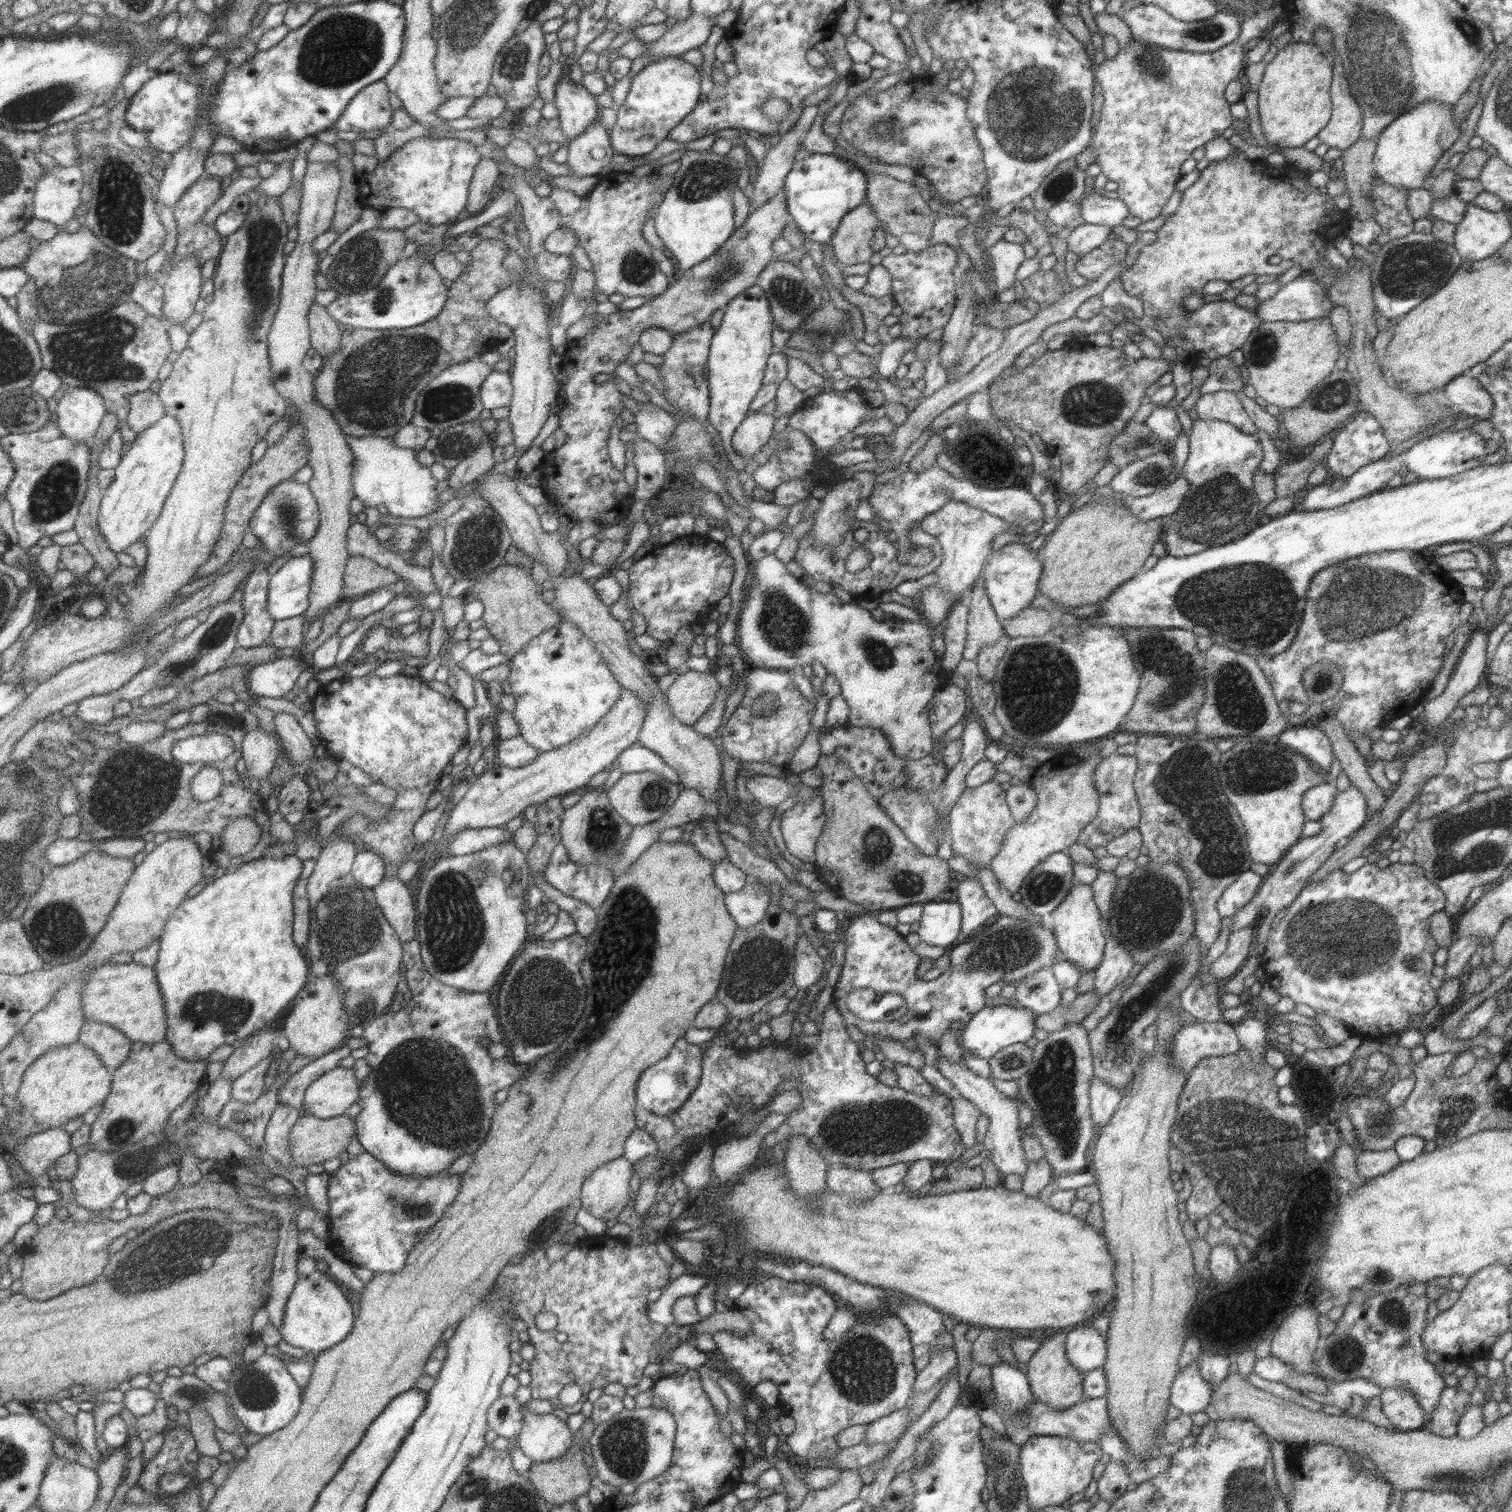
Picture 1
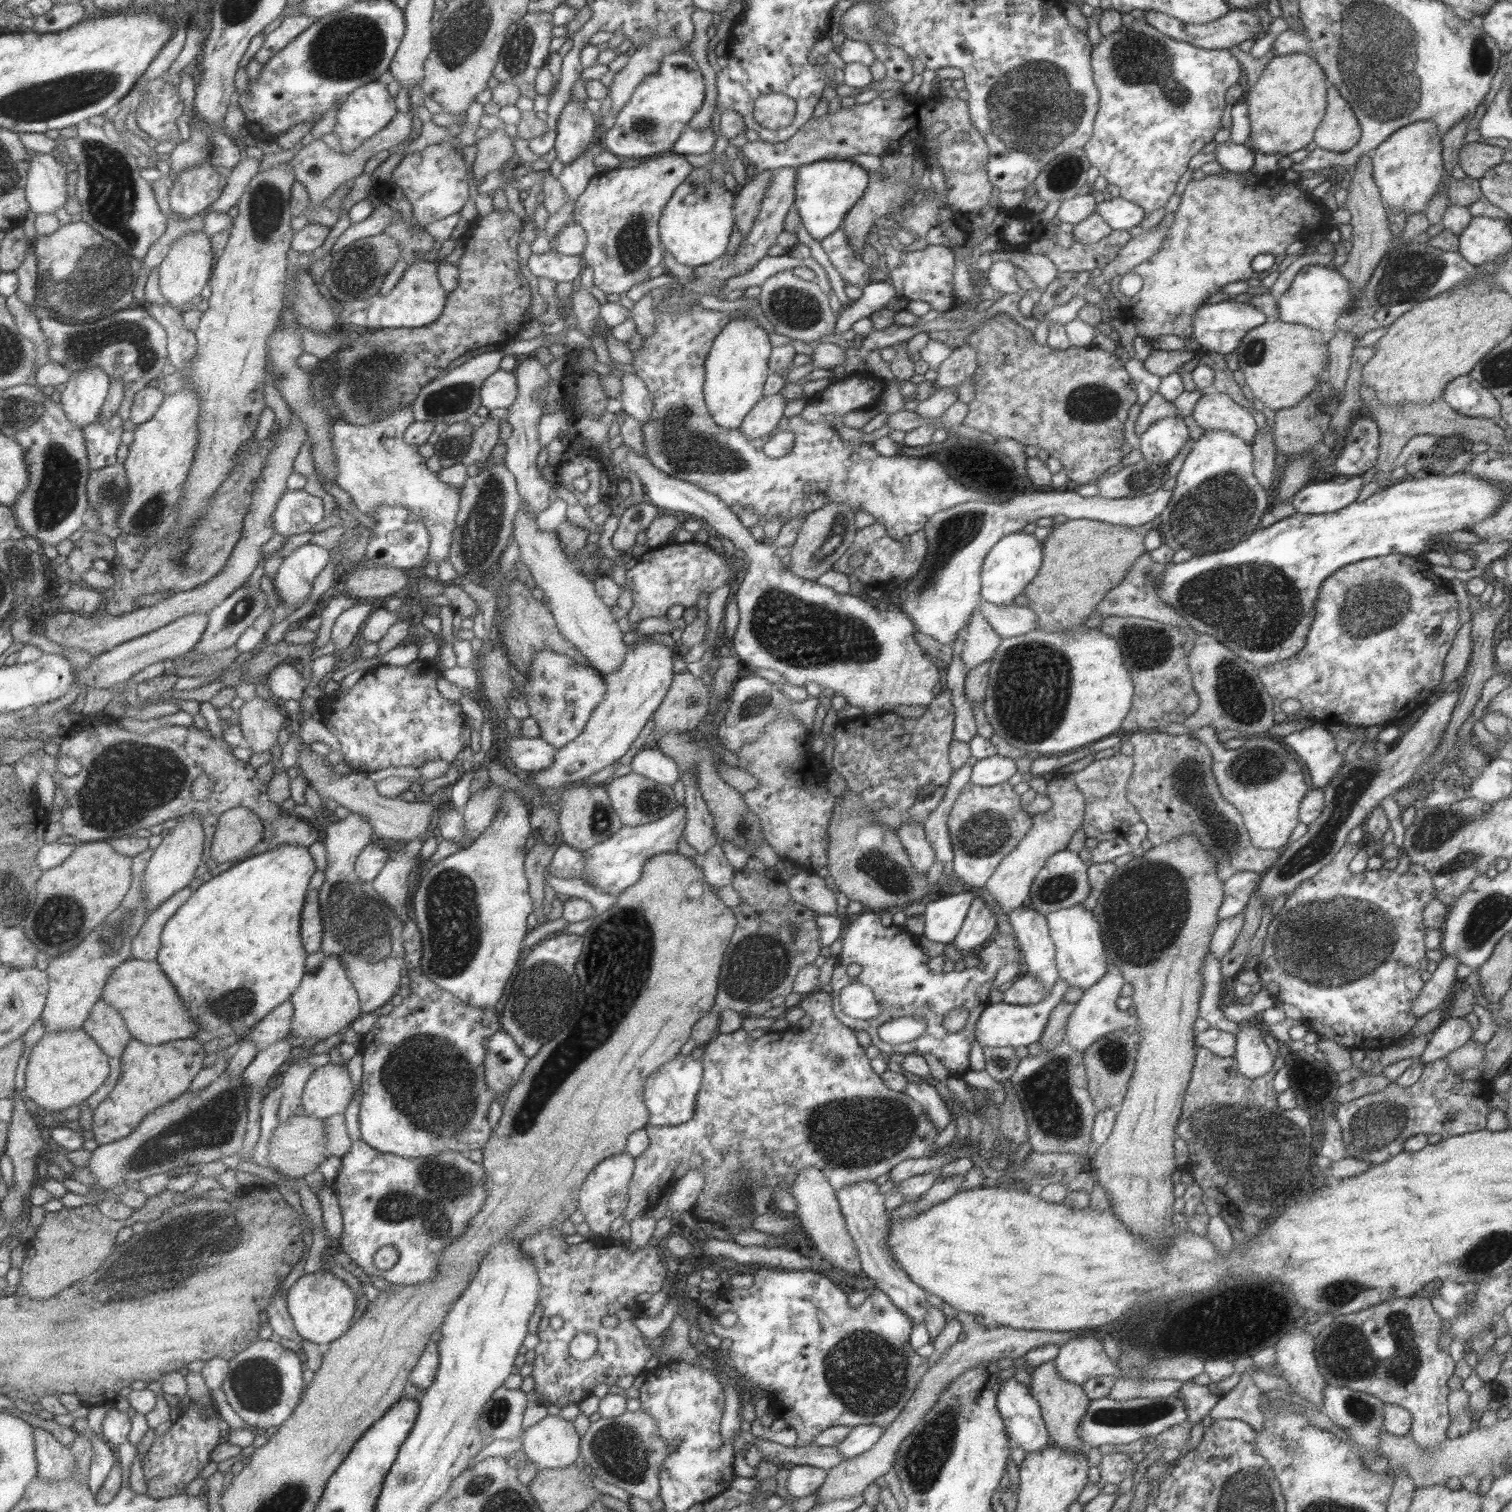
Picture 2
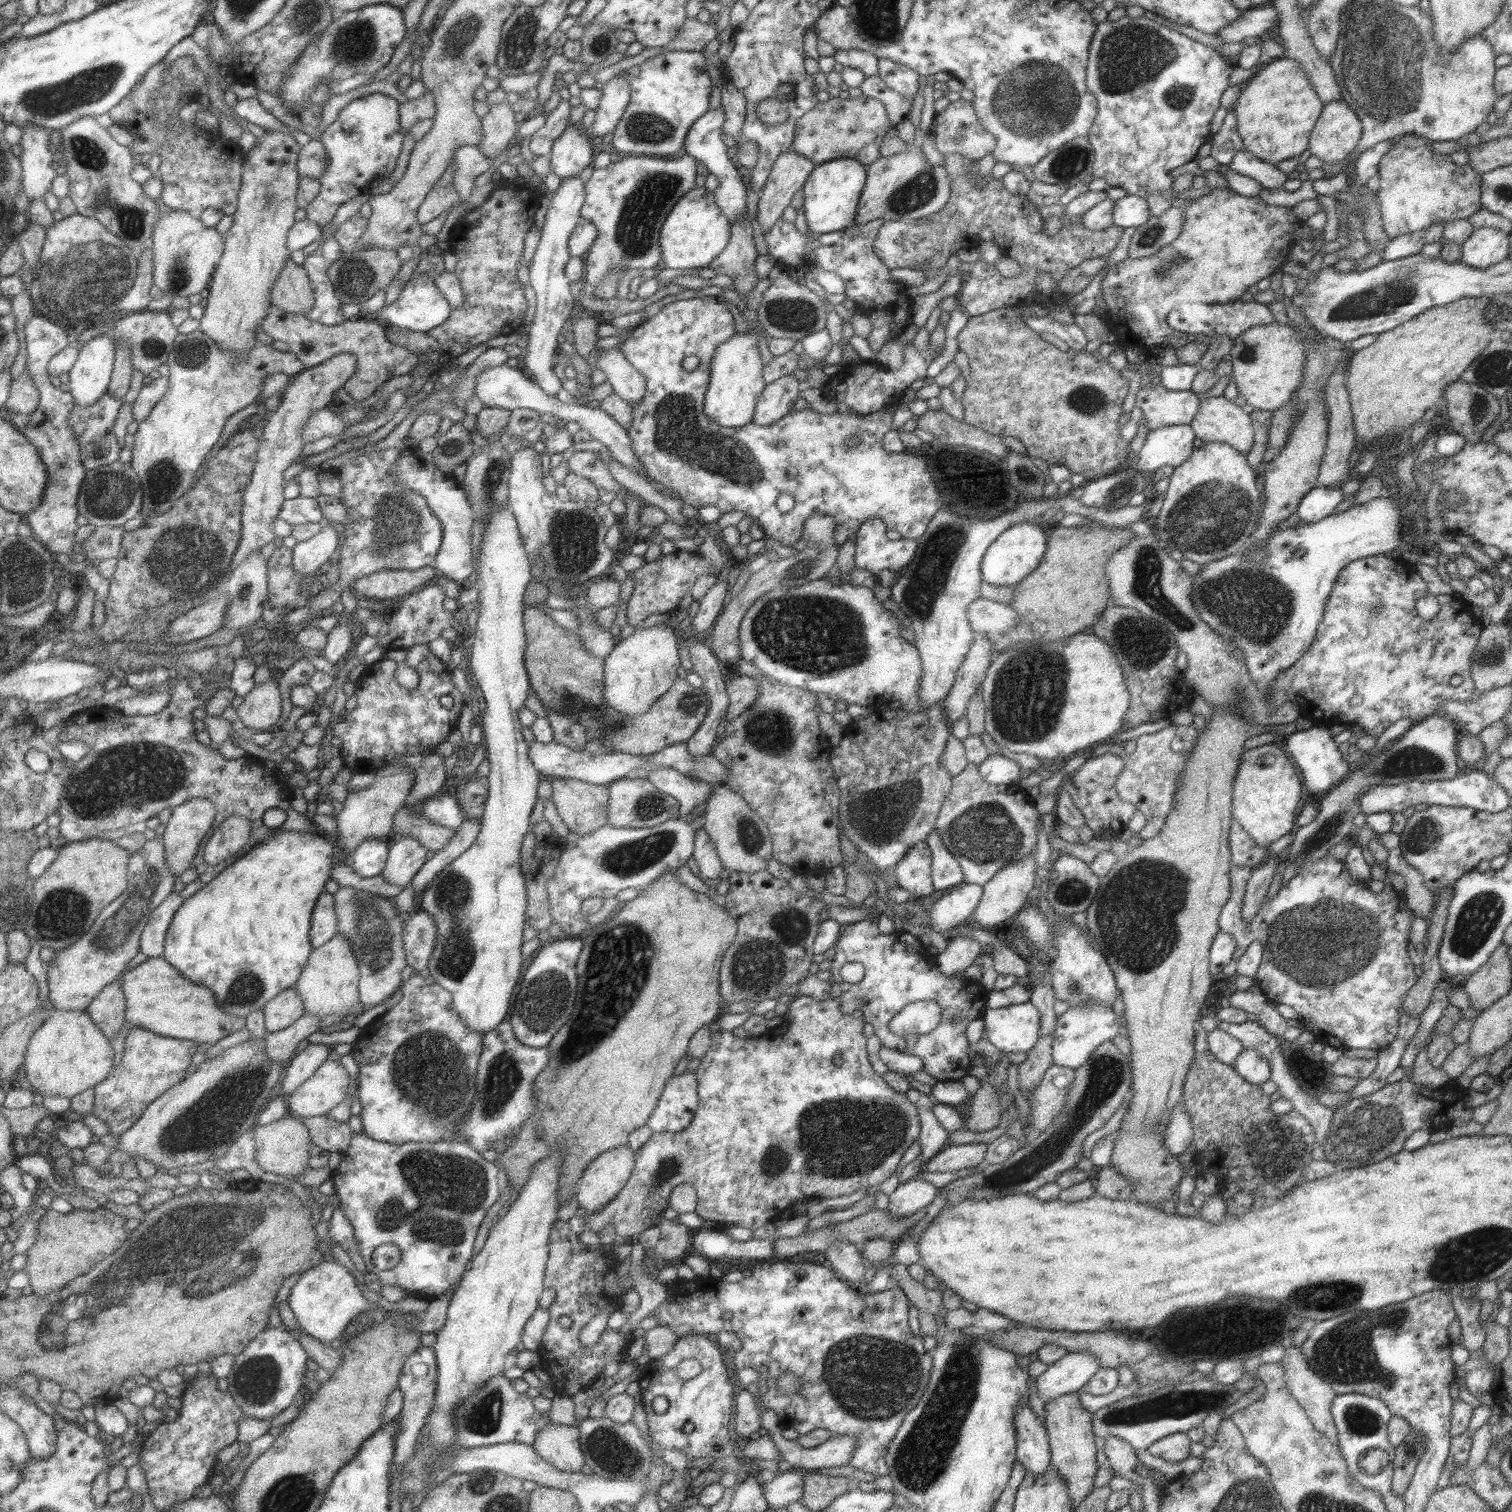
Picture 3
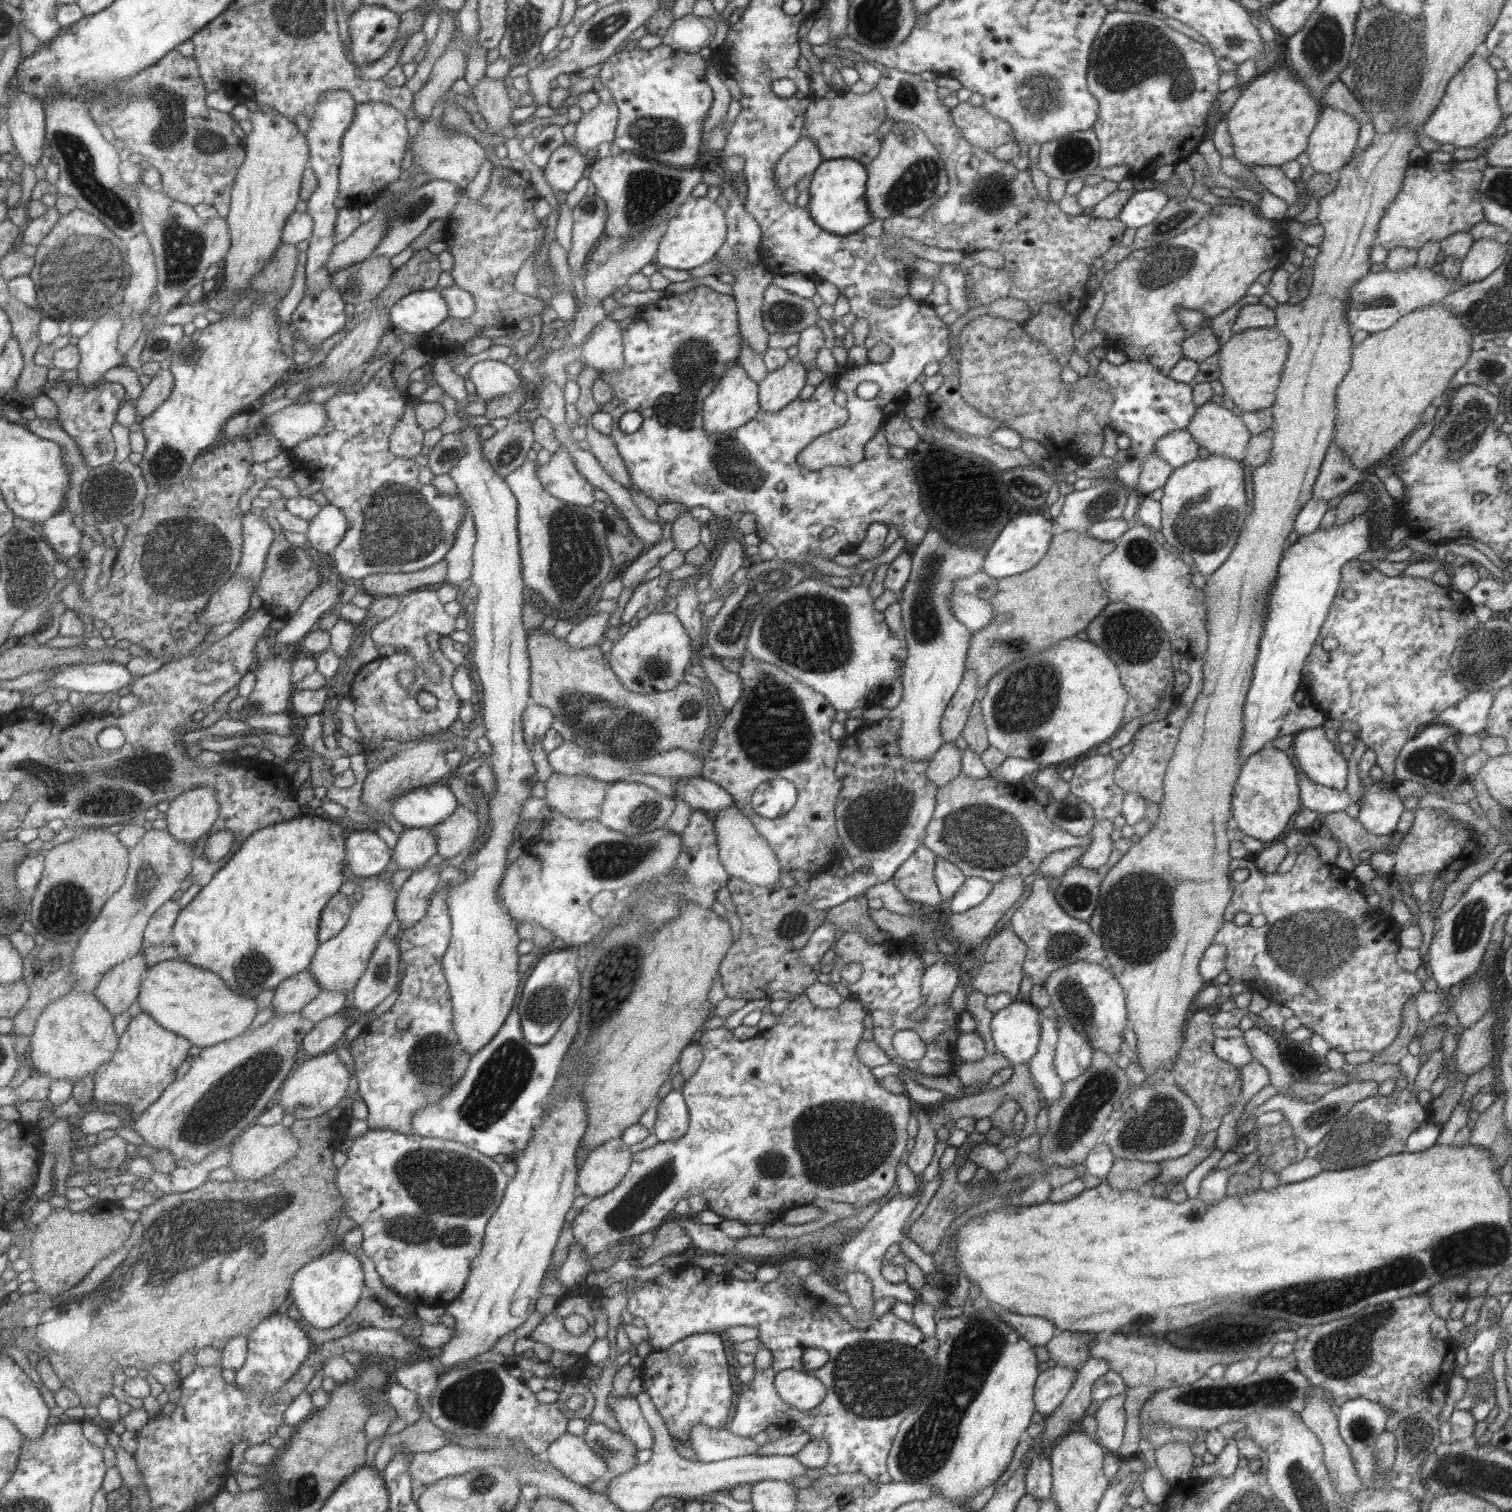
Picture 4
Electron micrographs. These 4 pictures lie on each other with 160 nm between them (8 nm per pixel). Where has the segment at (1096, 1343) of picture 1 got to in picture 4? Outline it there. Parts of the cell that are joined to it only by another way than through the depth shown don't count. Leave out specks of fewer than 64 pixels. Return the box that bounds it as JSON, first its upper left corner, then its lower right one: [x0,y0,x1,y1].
[1033,1365,1077,1417]

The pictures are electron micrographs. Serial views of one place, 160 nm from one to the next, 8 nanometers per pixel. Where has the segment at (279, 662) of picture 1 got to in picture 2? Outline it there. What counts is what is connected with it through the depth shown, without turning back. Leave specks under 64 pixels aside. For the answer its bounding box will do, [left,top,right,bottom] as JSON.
[264,663,310,702]

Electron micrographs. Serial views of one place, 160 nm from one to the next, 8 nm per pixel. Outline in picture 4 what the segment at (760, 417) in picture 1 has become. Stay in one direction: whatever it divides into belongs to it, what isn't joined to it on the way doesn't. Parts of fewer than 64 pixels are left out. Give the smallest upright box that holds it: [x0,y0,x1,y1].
[757,360,807,413]

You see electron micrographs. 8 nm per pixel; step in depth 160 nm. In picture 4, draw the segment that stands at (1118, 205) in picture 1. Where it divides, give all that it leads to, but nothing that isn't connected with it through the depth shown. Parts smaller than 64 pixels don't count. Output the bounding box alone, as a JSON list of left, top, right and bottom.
[1116,189,1169,228]

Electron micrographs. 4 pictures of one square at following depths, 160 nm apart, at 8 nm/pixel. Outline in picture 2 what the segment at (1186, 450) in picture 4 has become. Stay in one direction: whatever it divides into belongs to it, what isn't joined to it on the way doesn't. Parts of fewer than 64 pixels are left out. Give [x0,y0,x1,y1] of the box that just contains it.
[1139,417,1189,465]

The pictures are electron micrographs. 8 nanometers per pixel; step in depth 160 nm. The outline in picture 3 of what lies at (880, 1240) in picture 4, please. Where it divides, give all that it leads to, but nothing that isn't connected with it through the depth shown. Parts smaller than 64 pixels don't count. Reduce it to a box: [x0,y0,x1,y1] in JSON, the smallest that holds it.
[887,1174,937,1217]

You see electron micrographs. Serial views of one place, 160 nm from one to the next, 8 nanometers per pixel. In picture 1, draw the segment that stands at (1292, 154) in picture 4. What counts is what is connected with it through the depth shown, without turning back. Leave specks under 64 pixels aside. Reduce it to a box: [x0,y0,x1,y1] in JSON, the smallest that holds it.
[1257,42,1331,147]

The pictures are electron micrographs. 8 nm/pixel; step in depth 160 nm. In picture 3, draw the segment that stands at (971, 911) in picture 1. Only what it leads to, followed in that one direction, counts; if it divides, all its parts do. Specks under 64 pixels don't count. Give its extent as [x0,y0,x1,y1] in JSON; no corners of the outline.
[934,935,982,975]

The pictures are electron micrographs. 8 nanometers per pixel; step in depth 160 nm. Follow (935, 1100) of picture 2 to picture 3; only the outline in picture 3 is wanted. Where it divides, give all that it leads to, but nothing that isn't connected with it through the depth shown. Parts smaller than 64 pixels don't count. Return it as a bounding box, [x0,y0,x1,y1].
[904,1087,948,1162]

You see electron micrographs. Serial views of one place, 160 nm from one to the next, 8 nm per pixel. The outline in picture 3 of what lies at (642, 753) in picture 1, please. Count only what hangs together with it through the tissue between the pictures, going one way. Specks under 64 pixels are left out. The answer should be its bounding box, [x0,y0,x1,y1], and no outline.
[646,767,712,815]

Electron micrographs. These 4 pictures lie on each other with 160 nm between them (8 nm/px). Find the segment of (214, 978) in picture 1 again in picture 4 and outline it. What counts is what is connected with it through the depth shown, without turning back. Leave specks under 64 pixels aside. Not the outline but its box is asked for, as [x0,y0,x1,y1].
[172,816,349,999]

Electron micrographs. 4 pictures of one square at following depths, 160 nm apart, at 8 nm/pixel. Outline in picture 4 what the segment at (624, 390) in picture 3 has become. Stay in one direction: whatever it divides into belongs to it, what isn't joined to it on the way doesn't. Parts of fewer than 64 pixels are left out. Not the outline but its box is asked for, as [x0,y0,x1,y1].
[581,318,623,372]

